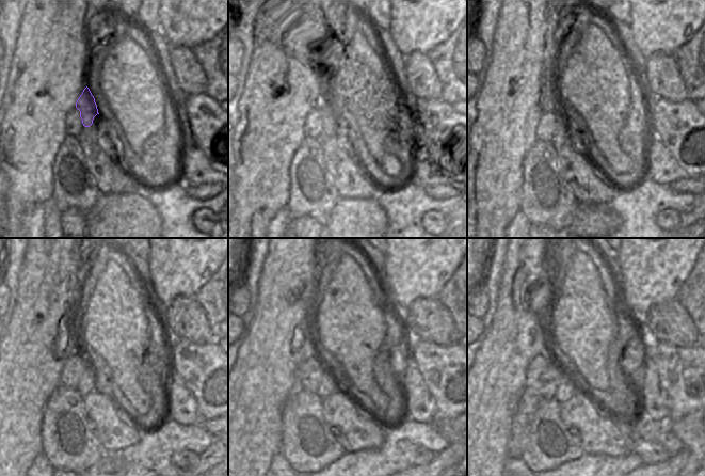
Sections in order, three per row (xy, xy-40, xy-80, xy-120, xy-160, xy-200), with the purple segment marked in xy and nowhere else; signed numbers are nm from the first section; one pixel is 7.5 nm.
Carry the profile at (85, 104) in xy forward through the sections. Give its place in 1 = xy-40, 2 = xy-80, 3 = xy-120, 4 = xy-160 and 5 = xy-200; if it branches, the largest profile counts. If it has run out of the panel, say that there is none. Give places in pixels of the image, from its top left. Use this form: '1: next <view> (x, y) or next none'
1: next xy-40 (322, 104)
2: next xy-80 (565, 129)
3: next xy-120 (87, 383)
4: next xy-160 (327, 384)
5: next xy-200 (566, 389)

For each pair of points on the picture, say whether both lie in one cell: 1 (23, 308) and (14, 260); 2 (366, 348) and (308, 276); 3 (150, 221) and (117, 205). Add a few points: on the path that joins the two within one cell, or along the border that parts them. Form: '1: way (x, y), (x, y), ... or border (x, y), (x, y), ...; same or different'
1: border (23, 254), (18, 275), (18, 294), (14, 303); different
2: border (319, 278), (316, 298); different
3: way (142, 221), (133, 221), (126, 213); same

